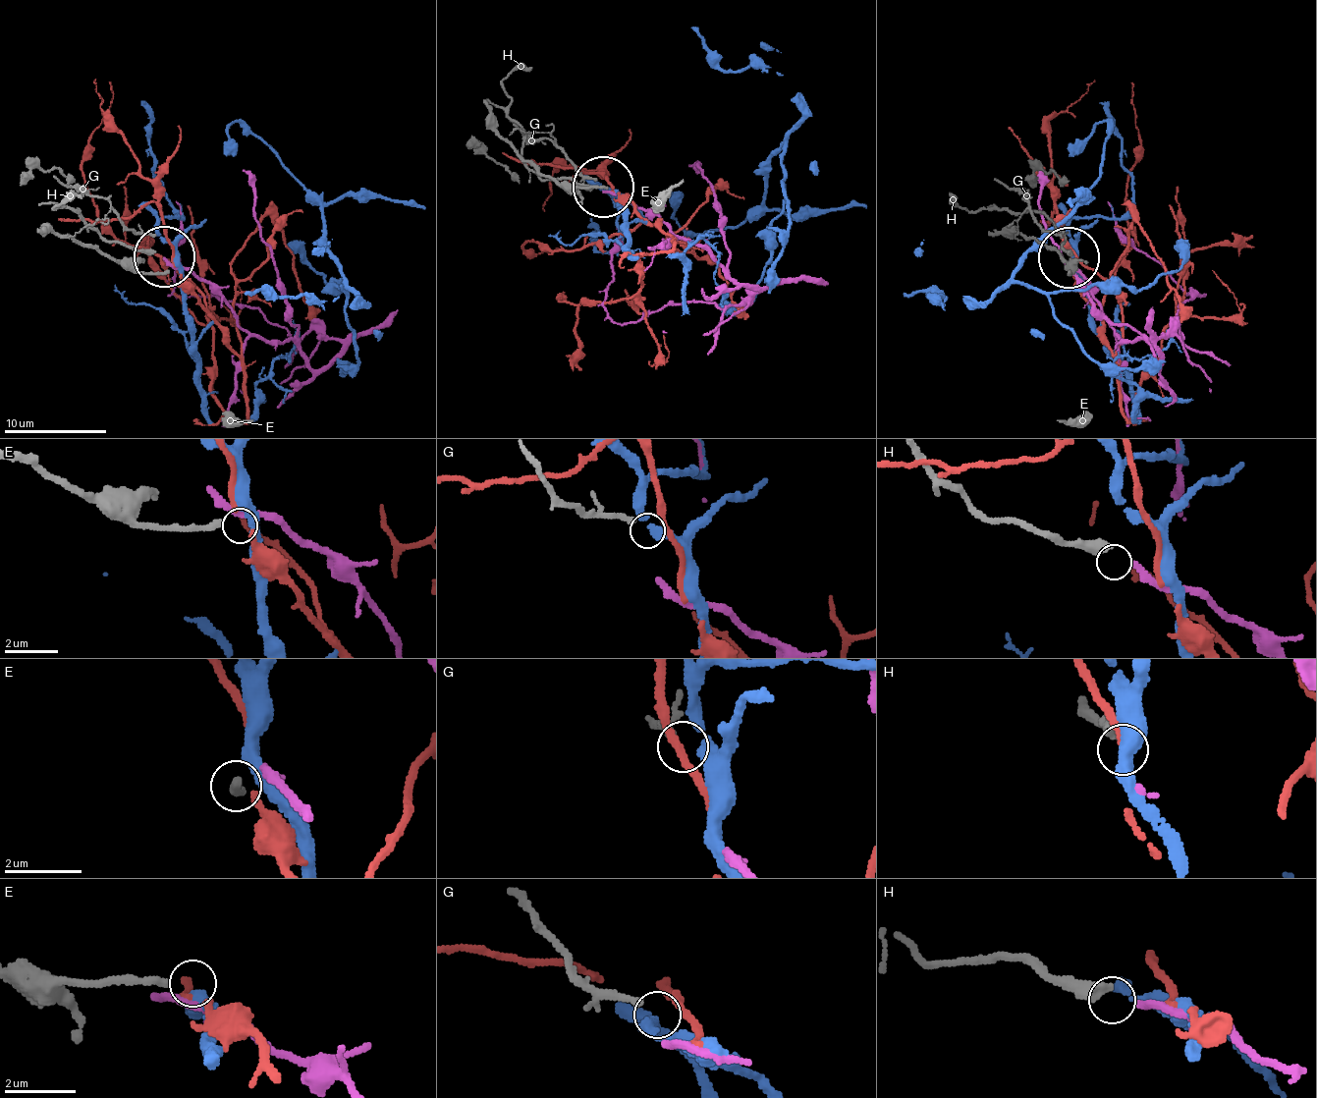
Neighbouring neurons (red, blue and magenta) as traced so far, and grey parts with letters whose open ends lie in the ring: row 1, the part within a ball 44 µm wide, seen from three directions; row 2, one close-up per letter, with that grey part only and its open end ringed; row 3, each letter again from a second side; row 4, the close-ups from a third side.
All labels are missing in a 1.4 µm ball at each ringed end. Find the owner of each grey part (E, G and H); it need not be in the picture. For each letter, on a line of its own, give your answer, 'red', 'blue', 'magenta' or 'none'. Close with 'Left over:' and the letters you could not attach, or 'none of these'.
E: none
G: none
H: magenta
Left over: E, G

